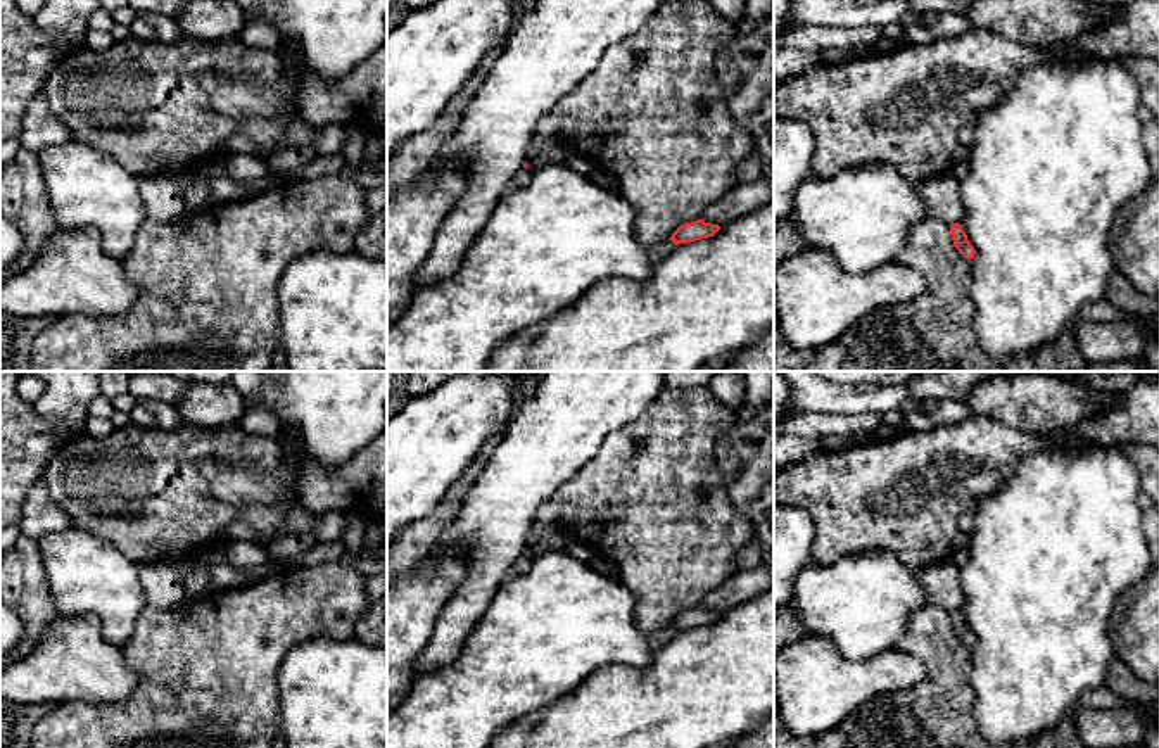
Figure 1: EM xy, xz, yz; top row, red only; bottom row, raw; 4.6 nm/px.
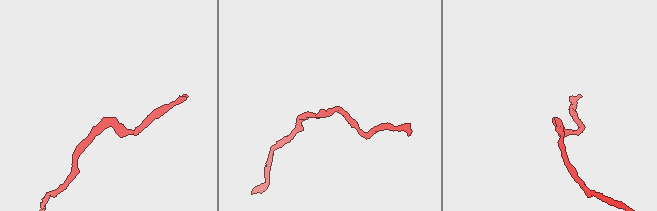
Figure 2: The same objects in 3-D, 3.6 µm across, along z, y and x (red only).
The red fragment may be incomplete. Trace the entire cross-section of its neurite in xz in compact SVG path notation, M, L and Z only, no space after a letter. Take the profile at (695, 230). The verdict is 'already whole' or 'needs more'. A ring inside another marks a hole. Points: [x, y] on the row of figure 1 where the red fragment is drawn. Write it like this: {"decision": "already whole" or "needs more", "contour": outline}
{"decision": "already whole", "contour": "M696 219L696 221L681 225L668 240L672 240L675 245L689 244L694 240L713 237L719 230L720 230L719 225Z"}

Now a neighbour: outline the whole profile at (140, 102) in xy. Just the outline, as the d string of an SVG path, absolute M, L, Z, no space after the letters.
M133 35L107 50L78 48L57 60L43 85L50 112L66 124L71 142L114 157L135 178L197 173L214 157L225 157L225 143L244 135L264 150L276 150L287 126L299 117L287 104L271 119L233 119L209 107L200 76L216 73L225 81L244 81L264 92L280 79L283 59L278 52L249 48L238 36L219 40L183 38L173 43L145 41Z

